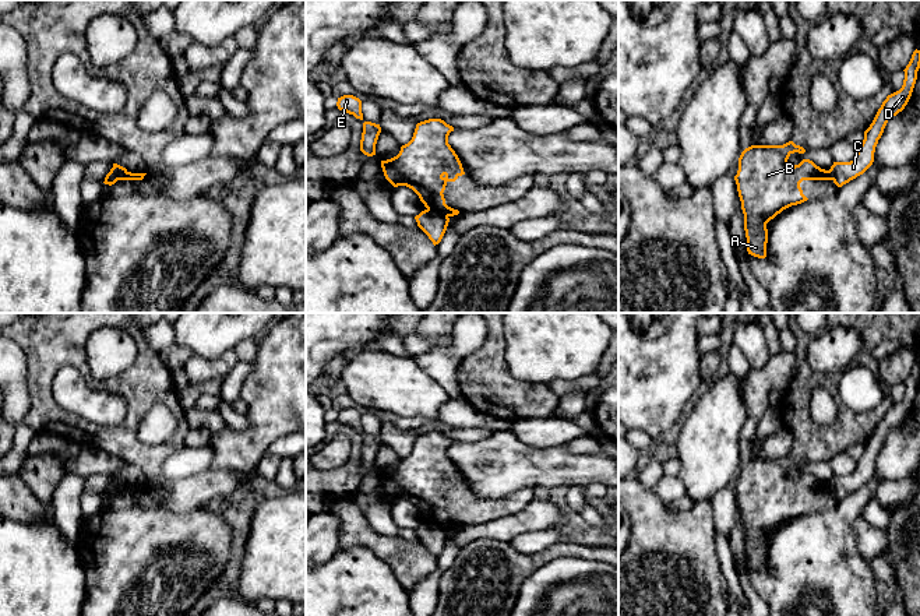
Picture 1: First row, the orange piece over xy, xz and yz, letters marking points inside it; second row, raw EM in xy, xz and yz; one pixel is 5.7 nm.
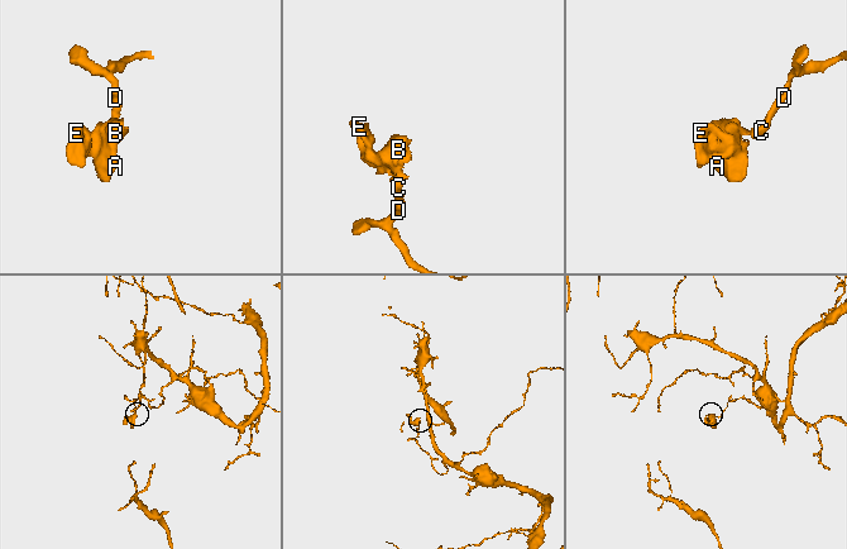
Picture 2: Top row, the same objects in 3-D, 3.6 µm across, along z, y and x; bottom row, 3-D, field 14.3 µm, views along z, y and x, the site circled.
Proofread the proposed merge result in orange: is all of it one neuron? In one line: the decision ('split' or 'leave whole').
split

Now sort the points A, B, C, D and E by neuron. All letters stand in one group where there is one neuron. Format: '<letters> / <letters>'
A B E / C D

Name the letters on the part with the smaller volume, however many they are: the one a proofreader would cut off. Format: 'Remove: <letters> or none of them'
Remove: A, B, E

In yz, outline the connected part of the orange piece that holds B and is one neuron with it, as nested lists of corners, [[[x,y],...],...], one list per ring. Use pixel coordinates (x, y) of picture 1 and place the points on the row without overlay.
[[[789,454],[783,458],[751,458],[739,471],[734,489],[741,522],[748,567],[765,571],[766,536],[783,522],[801,517],[808,511],[803,507],[803,493],[832,493],[829,483],[821,482],[810,472],[789,478],[792,467],[806,462]]]

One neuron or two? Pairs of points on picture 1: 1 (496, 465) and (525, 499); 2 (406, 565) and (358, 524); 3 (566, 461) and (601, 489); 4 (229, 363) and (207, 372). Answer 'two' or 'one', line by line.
1: two
2: one
3: two
4: one

